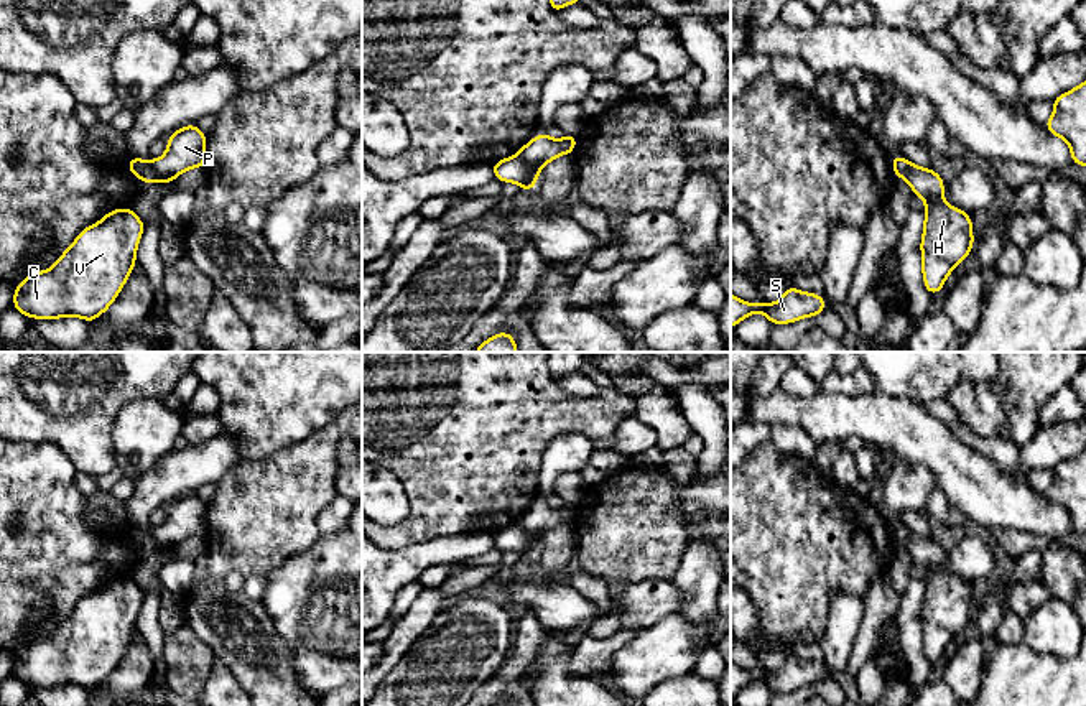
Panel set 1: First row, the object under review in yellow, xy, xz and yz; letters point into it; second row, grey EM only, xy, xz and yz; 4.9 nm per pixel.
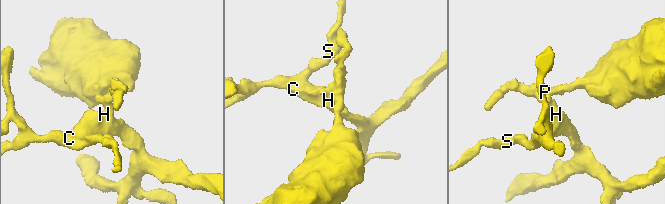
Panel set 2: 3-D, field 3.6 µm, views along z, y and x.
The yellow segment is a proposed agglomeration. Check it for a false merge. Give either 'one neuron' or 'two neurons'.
two neurons

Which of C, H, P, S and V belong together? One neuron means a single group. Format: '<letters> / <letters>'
C H S V / P

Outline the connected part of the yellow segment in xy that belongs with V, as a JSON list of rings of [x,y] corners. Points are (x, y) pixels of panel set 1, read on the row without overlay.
[[[130,576],[107,581],[77,602],[58,630],[25,645],[13,660],[13,678],[26,686],[97,688],[117,668],[137,630],[145,592]]]

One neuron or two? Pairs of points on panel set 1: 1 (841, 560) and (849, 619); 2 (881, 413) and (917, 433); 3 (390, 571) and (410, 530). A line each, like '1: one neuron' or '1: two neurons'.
1: two neurons
2: one neuron
3: two neurons

